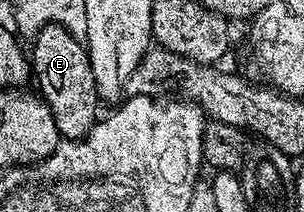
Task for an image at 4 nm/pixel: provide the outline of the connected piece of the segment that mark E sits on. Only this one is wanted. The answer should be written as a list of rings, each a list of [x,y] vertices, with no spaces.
[[[63,25],[44,26],[34,34],[32,44],[32,77],[35,82],[38,80],[37,92],[56,121],[59,138],[81,141],[95,125],[100,106],[100,98],[92,79],[90,55],[86,52],[85,44],[76,40]]]

